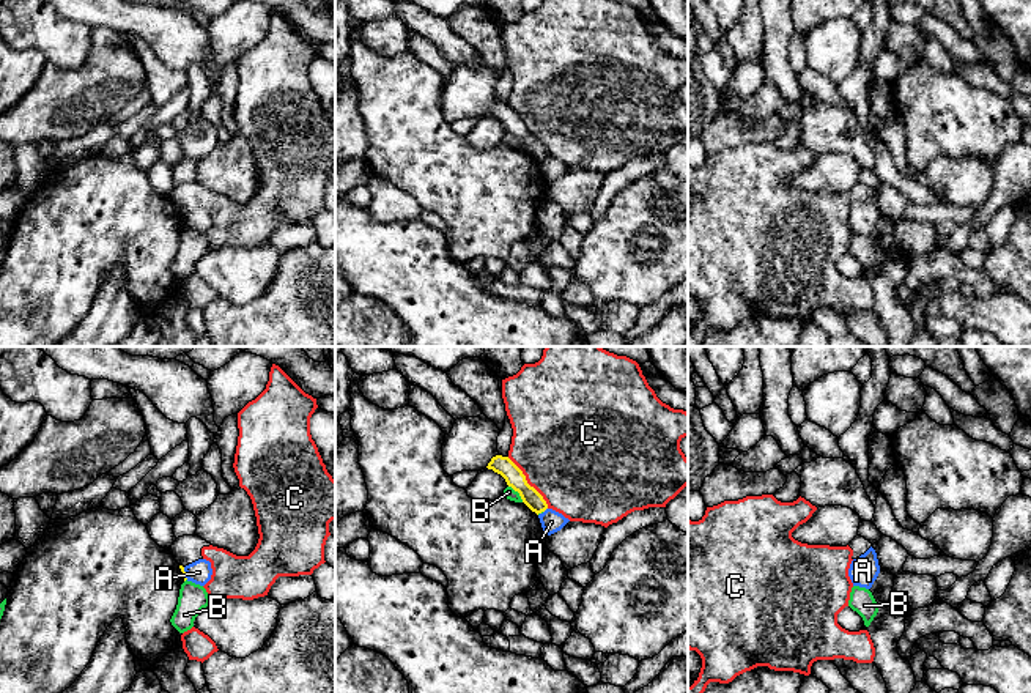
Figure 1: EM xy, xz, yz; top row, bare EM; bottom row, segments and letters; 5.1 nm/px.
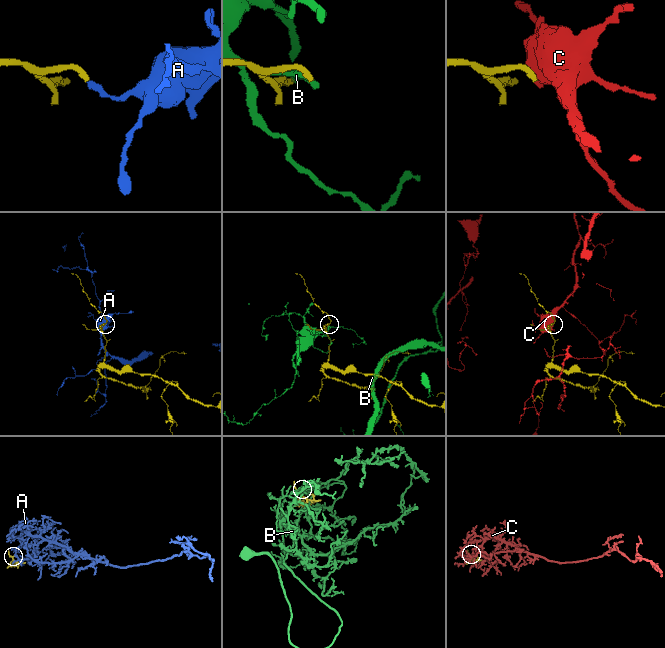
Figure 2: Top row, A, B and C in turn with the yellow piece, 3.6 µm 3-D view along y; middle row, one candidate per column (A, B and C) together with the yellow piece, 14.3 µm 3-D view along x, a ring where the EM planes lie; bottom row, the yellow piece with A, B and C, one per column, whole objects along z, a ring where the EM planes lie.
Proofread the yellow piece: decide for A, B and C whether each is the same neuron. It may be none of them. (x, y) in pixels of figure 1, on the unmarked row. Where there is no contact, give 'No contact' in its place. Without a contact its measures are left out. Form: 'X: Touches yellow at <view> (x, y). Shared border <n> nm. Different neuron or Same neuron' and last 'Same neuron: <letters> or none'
A: Touches yellow at xz (545, 156). Shared border 40 nm. Different neuron
B: Touches yellow at xz (518, 139). Shared border 120 nm. Different neuron
C: Touches yellow at xz (526, 129). Shared border 340 nm. Different neuron
Same neuron: none

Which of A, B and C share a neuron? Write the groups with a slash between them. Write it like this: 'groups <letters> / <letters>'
groups A / B / C

